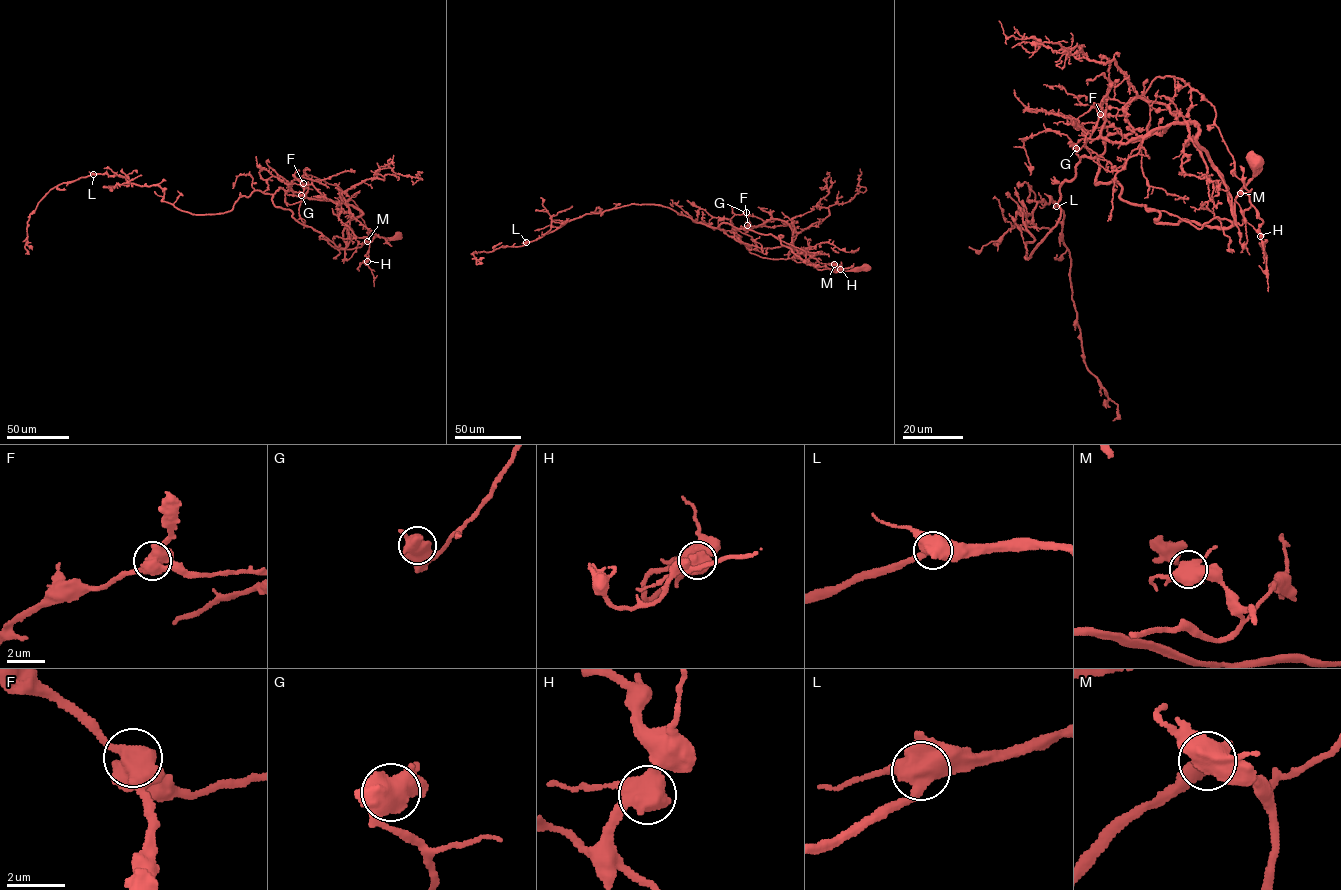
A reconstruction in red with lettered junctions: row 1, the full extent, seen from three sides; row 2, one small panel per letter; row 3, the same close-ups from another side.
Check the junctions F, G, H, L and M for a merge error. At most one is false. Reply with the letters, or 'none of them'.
none of them

